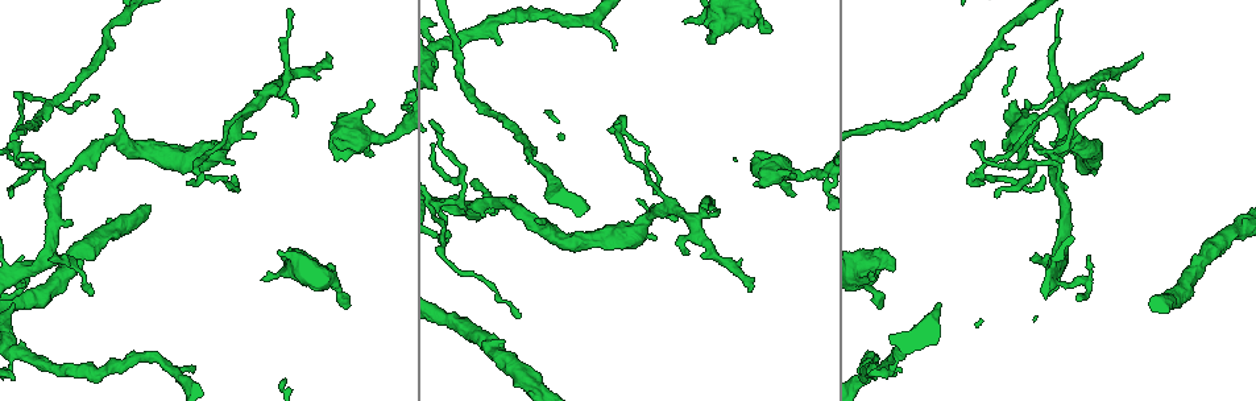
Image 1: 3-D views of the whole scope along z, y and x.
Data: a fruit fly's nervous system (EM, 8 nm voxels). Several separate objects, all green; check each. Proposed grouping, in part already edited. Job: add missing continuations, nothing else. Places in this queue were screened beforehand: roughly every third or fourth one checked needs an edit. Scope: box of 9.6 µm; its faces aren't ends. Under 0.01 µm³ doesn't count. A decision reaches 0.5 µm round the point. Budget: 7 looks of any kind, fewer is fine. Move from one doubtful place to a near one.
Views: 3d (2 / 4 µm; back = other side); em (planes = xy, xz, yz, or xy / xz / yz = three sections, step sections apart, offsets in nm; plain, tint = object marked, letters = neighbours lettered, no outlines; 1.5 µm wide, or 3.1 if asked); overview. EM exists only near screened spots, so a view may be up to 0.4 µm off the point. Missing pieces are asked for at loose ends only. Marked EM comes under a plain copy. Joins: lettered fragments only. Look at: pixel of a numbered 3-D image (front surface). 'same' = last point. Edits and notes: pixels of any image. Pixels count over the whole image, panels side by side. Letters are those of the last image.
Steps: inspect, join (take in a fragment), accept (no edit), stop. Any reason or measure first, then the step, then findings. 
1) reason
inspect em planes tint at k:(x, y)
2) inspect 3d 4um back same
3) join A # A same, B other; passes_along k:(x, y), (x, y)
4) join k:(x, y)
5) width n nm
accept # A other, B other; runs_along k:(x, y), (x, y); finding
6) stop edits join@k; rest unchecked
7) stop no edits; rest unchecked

an open end
inspect em planes letters at 1:(894, 270)

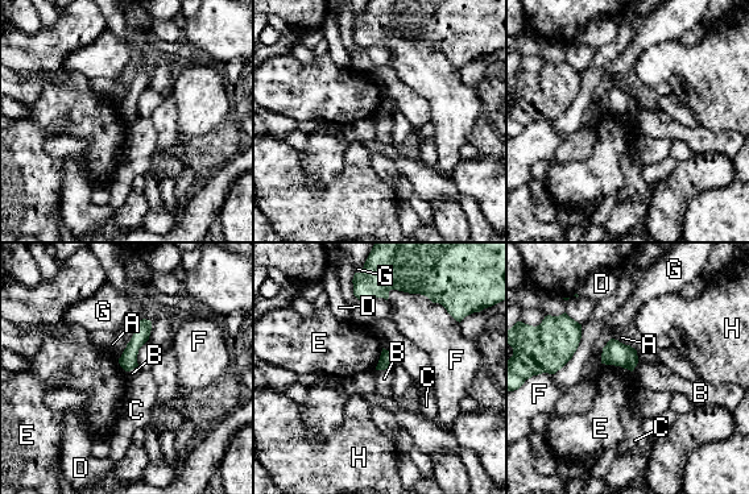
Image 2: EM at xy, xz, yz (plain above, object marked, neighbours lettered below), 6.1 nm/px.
accept # A other, B other, C other, D other, E other, F other, G other, H other; runs_along 2:(147, 323), (132, 347), (127, 366); no lettered fragment goes on from it

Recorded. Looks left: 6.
branch stops here
inspect em xz step 8 tint at 1:(974, 185)

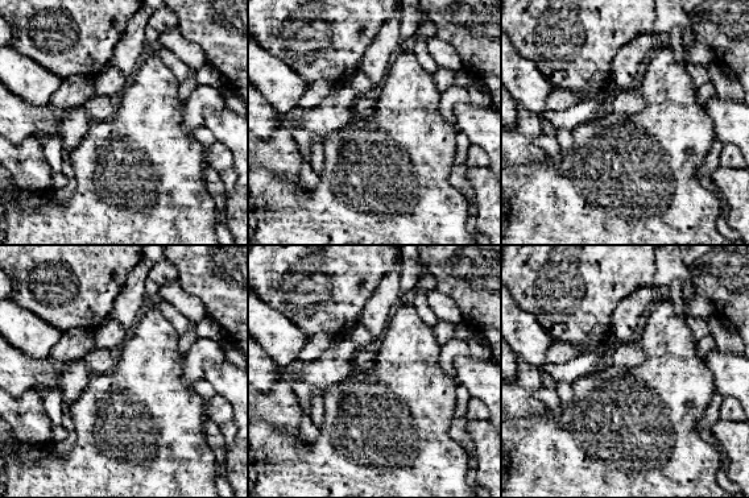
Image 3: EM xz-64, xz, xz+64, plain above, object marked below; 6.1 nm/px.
inspect em planes letters same

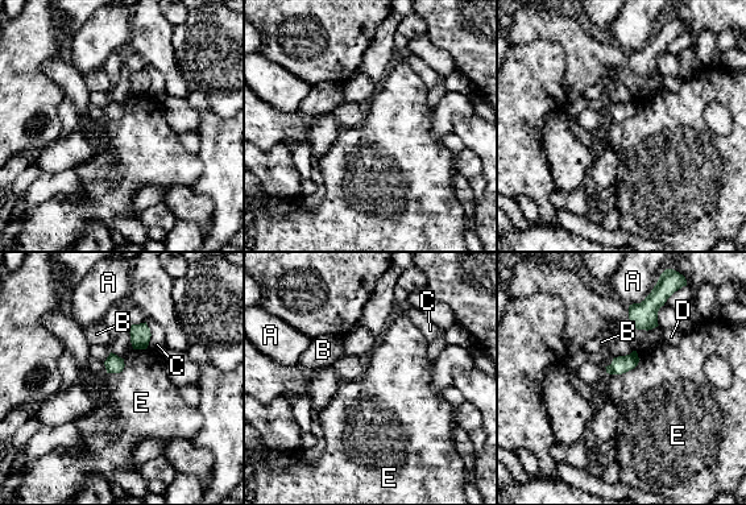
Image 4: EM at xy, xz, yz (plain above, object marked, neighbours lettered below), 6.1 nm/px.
width 110 nm
accept # A other, B other, C other, D other, E other; border 4:(637, 351), (633, 368), (606, 373); no lettered fragment goes on from it

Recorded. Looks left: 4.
free end
inspect em xz step 4 letters at 1:(751, 291)

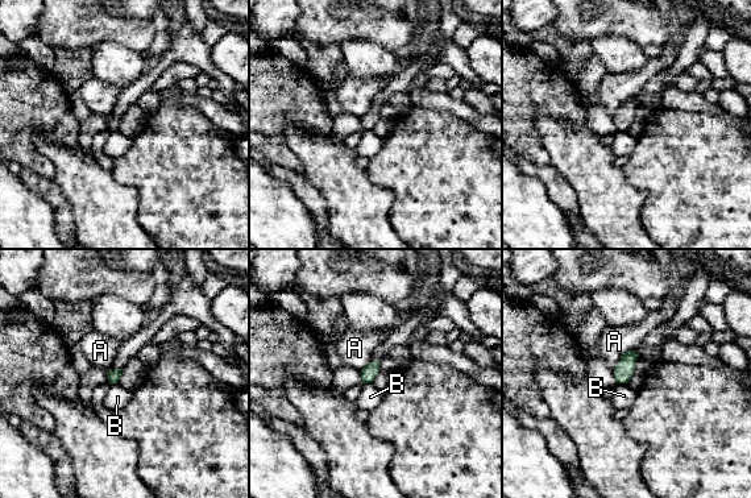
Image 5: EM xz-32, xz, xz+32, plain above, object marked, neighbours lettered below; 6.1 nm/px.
accept # A other, B other; border 5:(617, 382), (626, 384); no lettered fragment goes on from it

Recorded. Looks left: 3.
stop no edits; rest unchecked

